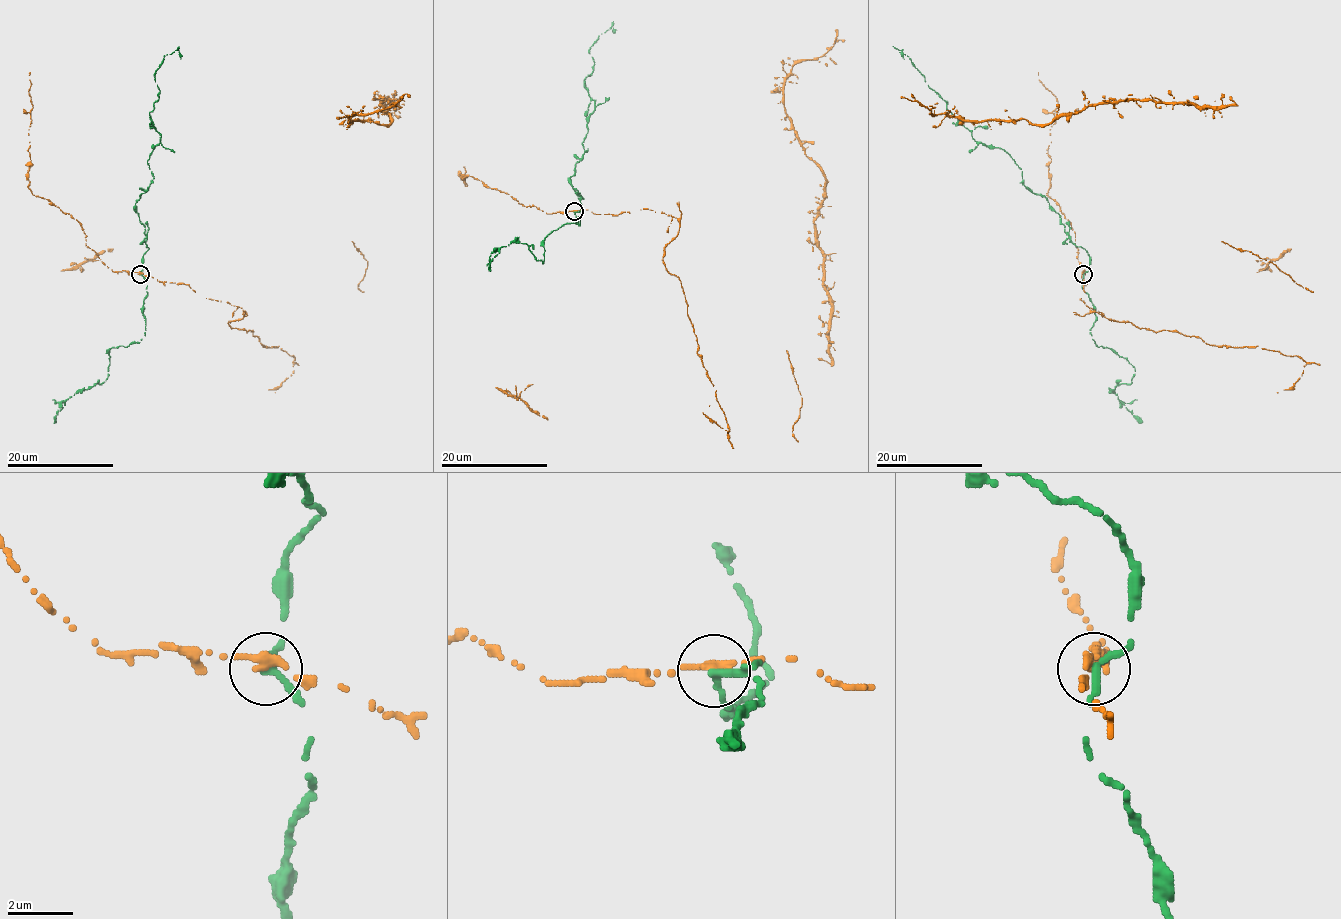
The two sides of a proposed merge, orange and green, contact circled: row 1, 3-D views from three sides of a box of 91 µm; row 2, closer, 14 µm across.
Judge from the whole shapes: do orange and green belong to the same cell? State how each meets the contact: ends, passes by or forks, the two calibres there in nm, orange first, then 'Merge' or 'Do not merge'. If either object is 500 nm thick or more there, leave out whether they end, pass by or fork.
At the ring orange passes by. At the ring green passes by. Thickness 240 nm (orange) against 240 nm. Do not merge

